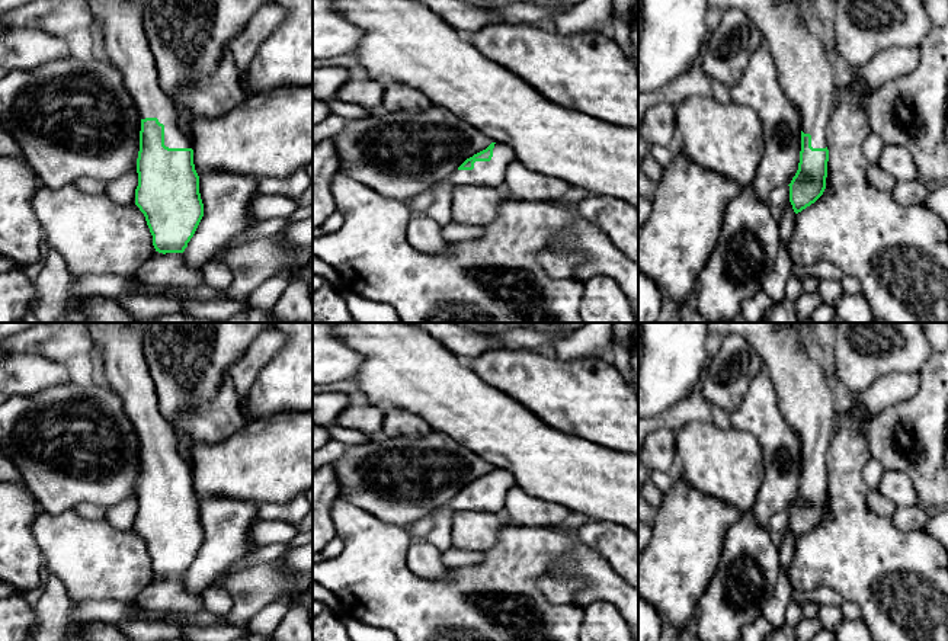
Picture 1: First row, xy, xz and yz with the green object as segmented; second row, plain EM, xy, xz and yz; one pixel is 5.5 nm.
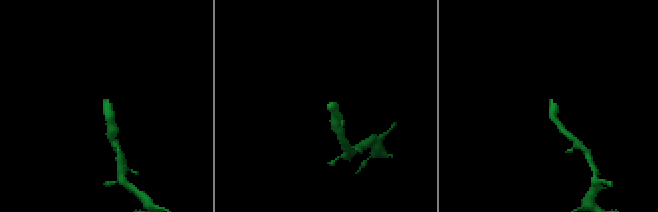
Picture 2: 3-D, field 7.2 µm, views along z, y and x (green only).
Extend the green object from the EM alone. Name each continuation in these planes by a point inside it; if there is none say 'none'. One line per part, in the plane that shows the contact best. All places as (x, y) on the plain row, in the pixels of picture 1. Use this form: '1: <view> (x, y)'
1: xy (125, 367)

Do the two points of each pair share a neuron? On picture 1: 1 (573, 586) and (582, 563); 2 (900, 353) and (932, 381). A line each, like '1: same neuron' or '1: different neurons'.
1: different neurons
2: different neurons

